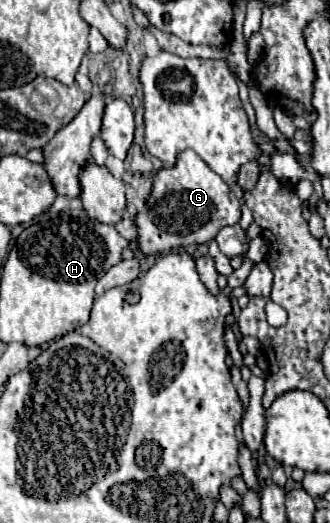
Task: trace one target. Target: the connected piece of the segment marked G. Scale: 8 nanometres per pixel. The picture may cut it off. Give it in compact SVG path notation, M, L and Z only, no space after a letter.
M194 151L178 155L174 167L164 167L154 175L154 189L148 205L136 215L138 249L142 253L164 253L192 243L200 245L216 237L226 225L240 221L240 201L232 189Z

